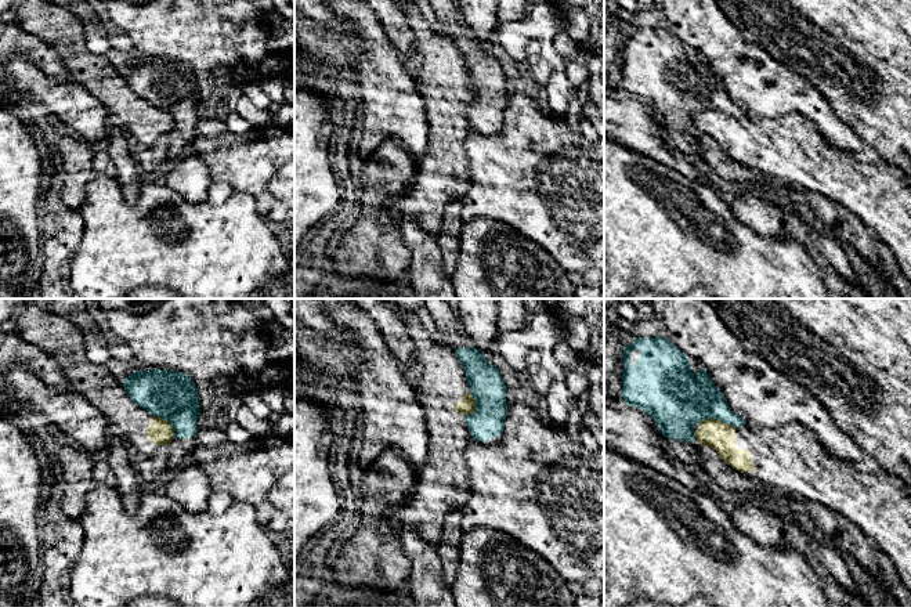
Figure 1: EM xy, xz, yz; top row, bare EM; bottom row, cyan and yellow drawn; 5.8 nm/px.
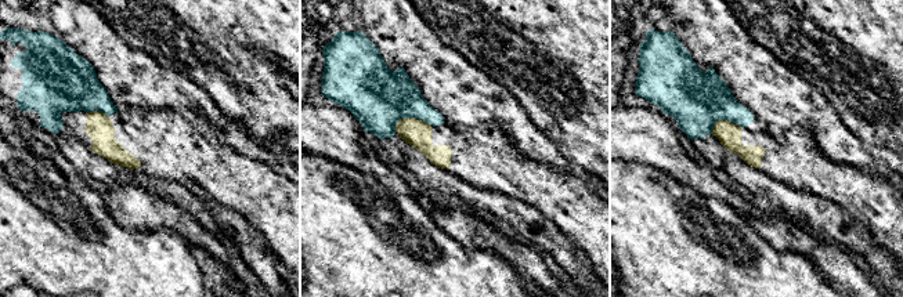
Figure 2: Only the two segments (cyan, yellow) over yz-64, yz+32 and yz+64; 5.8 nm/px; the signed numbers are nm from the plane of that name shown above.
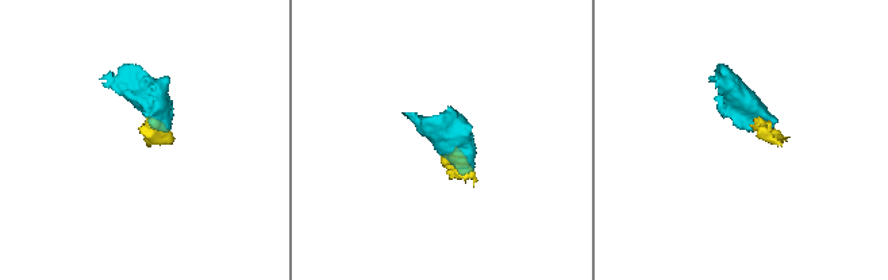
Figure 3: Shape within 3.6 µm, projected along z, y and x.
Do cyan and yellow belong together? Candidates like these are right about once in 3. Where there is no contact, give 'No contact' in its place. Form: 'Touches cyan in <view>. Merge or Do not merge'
Touches cyan in yz. Do not merge

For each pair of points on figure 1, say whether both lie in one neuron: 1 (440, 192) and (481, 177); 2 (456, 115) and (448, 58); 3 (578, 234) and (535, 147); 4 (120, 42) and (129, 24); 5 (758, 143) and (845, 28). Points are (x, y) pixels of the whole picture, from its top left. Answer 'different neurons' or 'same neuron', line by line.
1: different neurons
2: same neuron
3: same neuron
4: different neurons
5: different neurons

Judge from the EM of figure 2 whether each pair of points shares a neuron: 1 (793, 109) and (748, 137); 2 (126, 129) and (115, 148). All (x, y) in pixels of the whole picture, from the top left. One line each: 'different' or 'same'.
1: different
2: same

